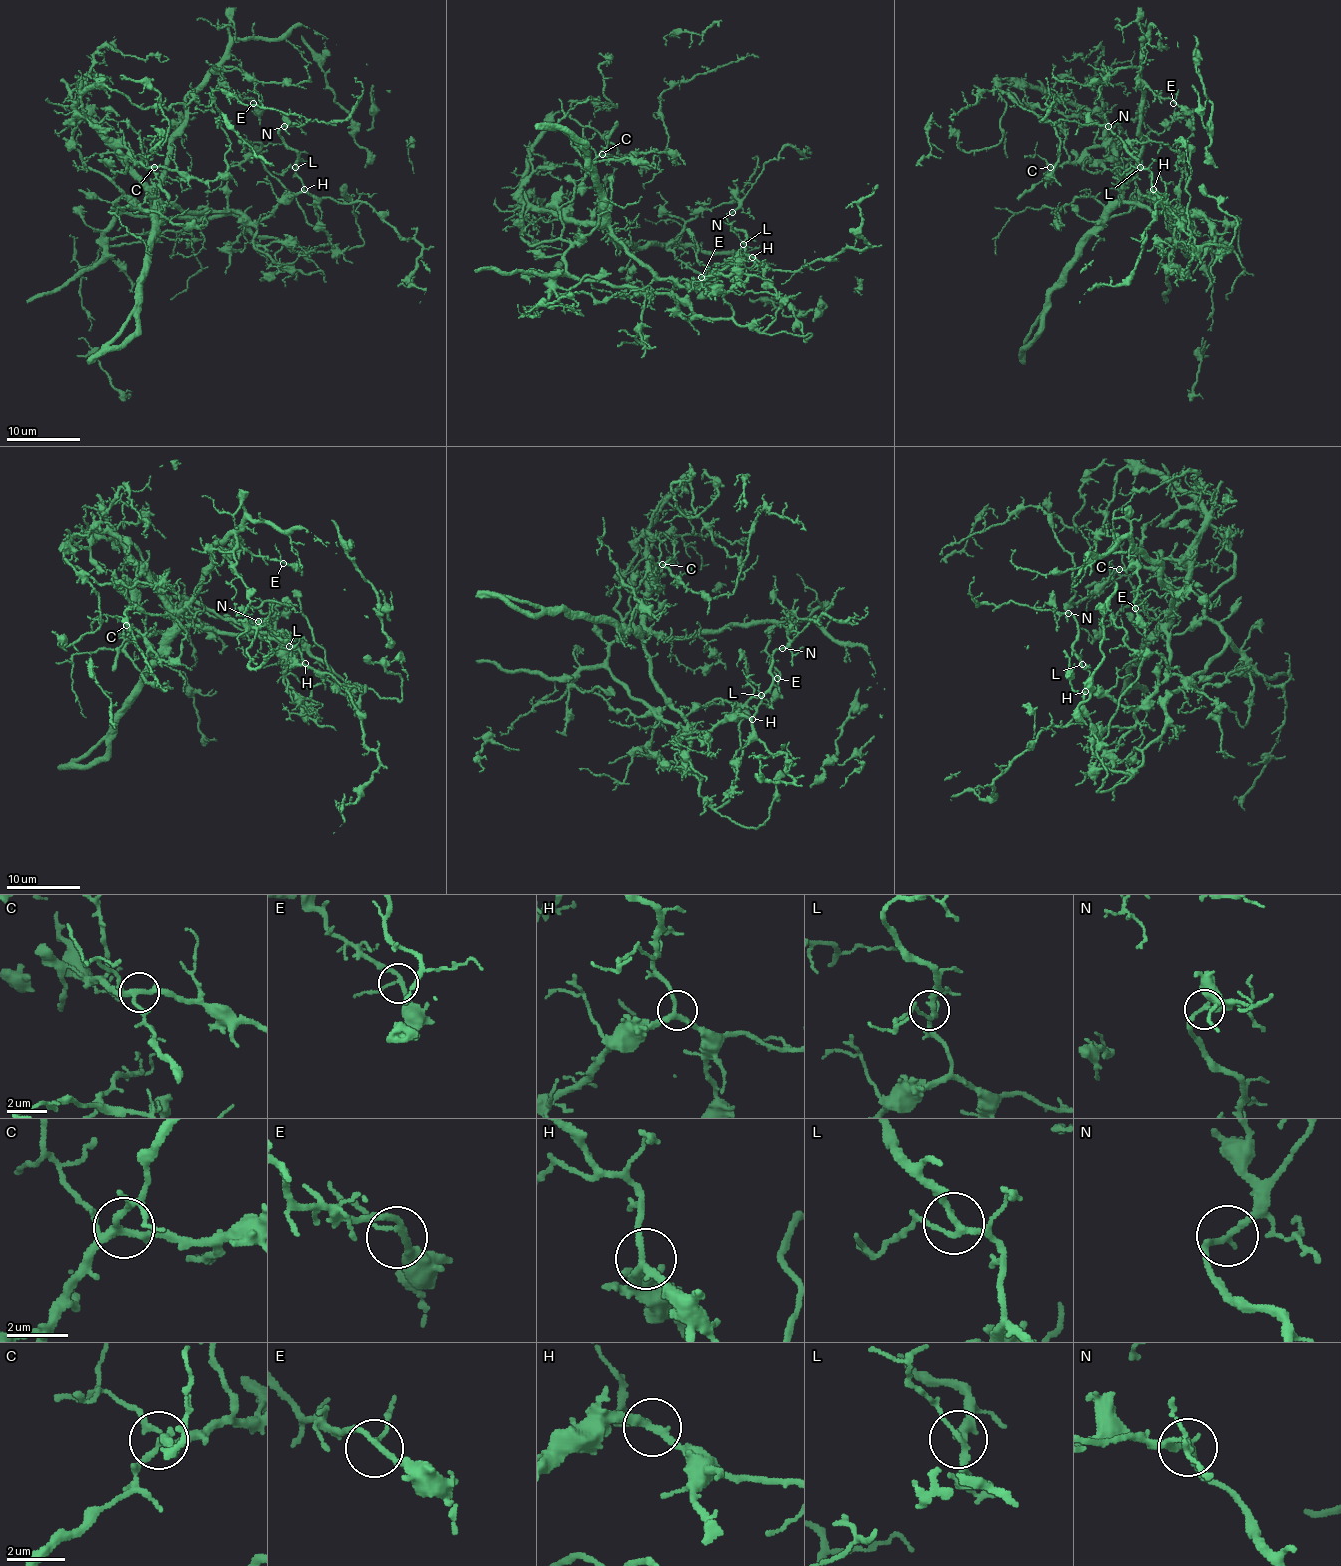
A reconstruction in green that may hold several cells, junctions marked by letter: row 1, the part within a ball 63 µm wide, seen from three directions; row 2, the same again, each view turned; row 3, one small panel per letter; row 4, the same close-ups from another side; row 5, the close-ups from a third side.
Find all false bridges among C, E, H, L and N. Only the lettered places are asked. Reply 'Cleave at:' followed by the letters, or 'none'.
Cleave at: none

